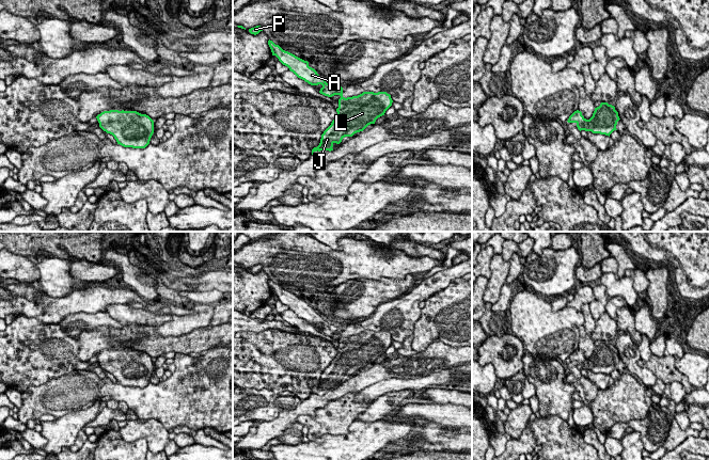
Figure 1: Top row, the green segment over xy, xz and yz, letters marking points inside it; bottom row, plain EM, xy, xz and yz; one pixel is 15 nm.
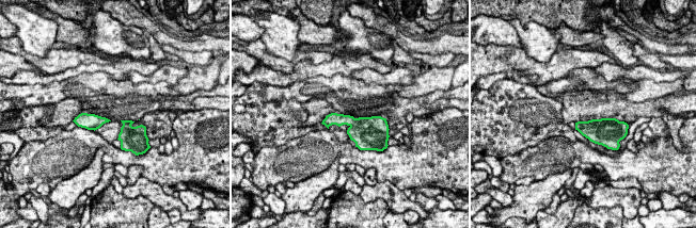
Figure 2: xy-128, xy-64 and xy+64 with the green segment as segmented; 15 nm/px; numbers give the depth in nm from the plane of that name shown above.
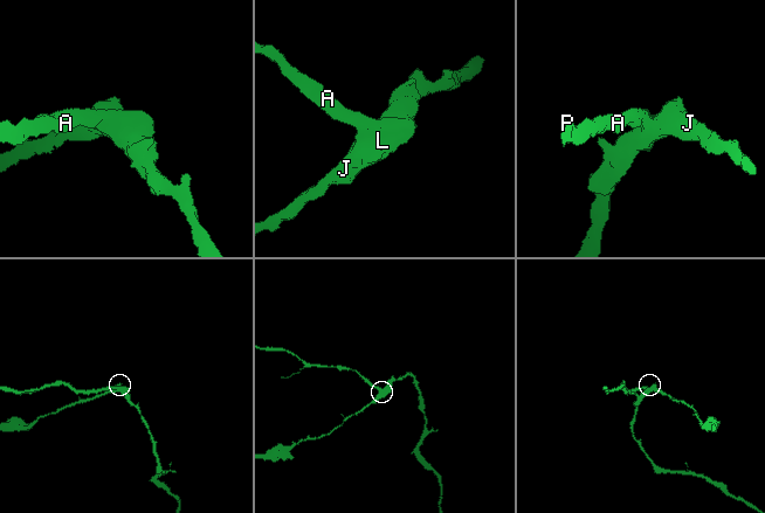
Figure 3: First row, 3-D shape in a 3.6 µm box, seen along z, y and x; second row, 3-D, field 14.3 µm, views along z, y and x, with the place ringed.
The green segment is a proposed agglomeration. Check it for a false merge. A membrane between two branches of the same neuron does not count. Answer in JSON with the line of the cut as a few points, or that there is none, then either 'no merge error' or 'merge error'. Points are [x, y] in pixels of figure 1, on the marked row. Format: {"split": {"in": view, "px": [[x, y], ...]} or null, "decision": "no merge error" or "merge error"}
{"split": null, "decision": "no merge error"}

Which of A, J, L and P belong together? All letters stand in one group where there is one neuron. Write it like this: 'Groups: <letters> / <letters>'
Groups: A J L P

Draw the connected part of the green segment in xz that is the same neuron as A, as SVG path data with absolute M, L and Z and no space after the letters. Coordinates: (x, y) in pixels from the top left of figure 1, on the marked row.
M268 41L272 55L287 66L298 78L311 85L321 84L319 93L332 97L340 95L336 116L331 125L321 134L320 143L312 149L312 155L320 150L333 150L333 144L340 144L345 137L352 137L354 133L363 131L368 125L375 124L376 120L384 115L392 106L391 95L387 92L363 92L358 96L343 96L342 86L333 86L326 82L317 72L309 66L309 62L295 54L283 50L272 41Z

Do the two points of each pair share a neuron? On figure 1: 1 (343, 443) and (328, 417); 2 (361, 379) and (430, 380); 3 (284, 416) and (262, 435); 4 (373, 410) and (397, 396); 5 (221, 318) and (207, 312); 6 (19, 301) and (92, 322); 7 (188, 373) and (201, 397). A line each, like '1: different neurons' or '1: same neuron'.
1: different neurons
2: different neurons
3: same neuron
4: same neuron
5: different neurons
6: different neurons
7: same neuron

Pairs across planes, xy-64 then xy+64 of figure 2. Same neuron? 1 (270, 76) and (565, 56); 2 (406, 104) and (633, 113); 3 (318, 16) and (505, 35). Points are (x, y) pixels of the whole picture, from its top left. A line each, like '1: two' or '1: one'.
1: one
2: one
3: two

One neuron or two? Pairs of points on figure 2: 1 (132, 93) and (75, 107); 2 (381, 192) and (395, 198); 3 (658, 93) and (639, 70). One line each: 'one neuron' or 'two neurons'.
1: two neurons
2: one neuron
3: two neurons

